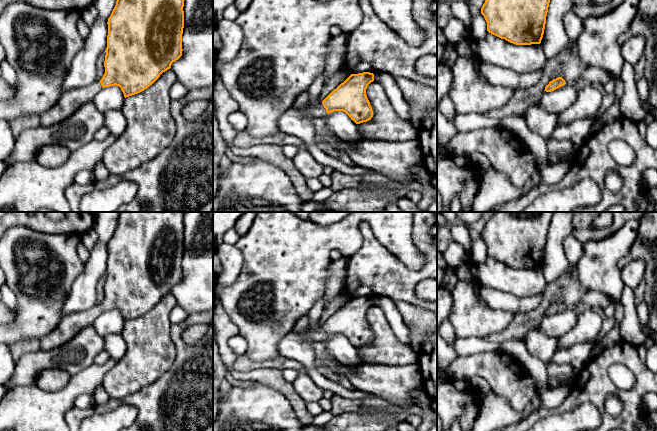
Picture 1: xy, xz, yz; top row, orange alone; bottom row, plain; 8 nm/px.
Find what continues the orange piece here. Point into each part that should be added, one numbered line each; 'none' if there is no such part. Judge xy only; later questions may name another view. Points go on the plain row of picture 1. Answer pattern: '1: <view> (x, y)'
1: xy (71, 325)

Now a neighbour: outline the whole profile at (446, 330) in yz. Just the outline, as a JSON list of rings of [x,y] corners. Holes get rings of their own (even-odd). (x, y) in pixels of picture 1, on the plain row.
[[[446,319],[438,329],[439,334],[446,340],[446,342],[453,346],[454,339],[456,338],[453,326],[450,319]]]

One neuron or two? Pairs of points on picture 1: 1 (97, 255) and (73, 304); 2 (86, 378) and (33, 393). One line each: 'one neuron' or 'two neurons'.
1: one neuron
2: one neuron

